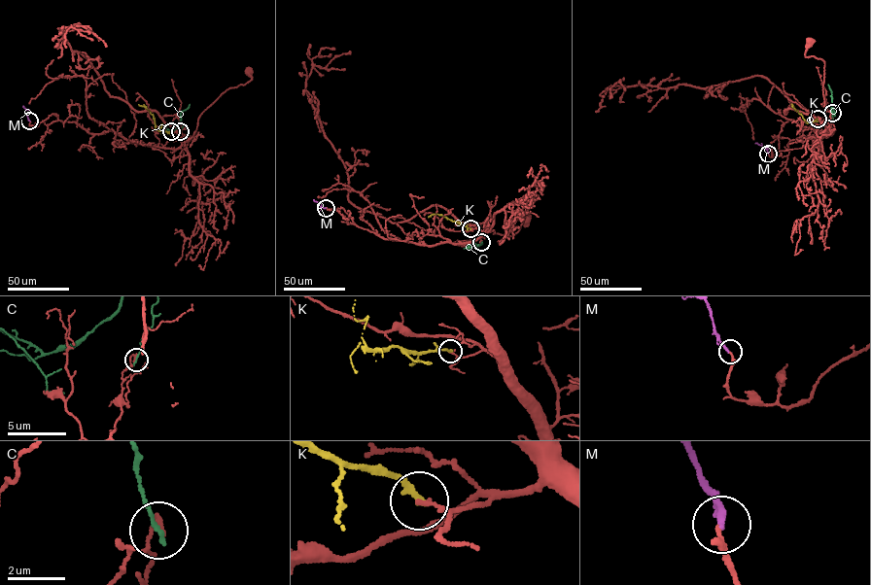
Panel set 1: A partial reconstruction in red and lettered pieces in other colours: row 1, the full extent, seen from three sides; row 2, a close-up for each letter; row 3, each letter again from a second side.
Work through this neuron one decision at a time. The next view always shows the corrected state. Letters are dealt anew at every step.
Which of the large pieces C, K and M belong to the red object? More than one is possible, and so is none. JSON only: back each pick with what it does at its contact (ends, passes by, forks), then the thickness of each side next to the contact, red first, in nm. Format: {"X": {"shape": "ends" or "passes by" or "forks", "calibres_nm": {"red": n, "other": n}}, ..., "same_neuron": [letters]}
{"M": {"shape": "ends", "calibres_nm": {"red": 190, "other": 220}}, "same_neuron": ["M"]}

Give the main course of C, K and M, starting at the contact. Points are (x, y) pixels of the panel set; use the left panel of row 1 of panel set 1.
C: (180, 131), (181, 118), (175, 129), (166, 128), (173, 135)
K: (171, 131), (158, 130), (153, 116), (138, 104)
M: (30, 120), (23, 106)

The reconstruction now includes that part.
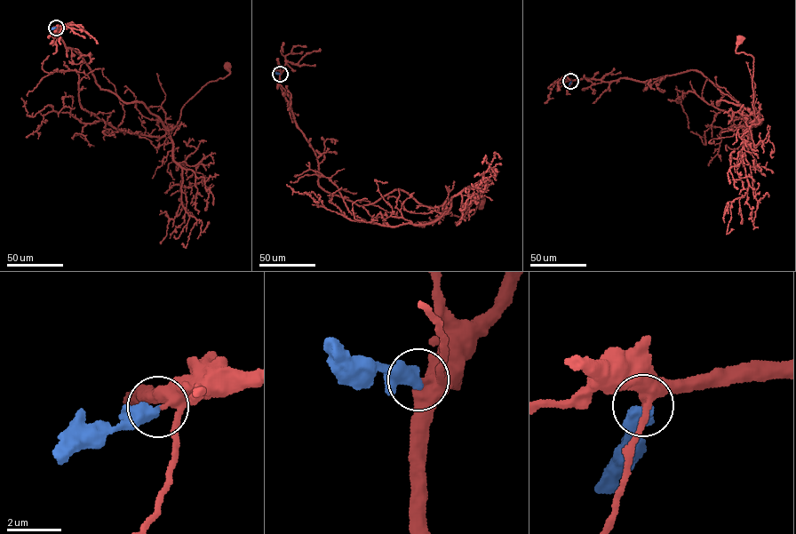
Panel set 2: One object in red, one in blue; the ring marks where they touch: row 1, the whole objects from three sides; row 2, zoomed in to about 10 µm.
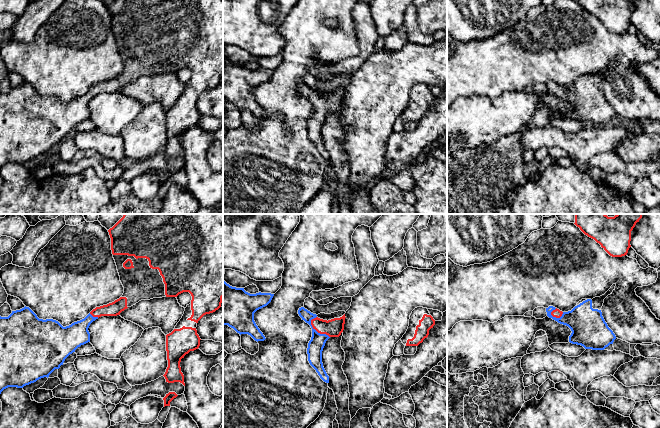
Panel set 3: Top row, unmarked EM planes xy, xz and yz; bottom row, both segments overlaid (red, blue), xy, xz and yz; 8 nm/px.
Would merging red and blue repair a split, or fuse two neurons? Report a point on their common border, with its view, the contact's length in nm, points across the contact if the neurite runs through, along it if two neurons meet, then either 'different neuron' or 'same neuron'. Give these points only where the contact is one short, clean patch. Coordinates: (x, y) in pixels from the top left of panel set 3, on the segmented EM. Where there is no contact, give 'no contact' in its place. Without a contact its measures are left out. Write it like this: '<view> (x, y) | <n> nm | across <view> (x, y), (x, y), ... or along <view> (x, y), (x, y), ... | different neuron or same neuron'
xz (317, 331) | 220 nm | across xz (333, 328), (317, 331), (317, 343), (315, 346) | same neuron

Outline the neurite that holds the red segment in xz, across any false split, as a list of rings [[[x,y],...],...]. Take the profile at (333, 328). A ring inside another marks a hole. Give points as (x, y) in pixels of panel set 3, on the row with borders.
[[[304,307],[299,308],[299,316],[308,323],[312,328],[312,337],[308,343],[307,354],[310,365],[316,370],[320,378],[329,383],[327,375],[322,363],[322,351],[326,341],[330,337],[339,337],[344,330],[345,314],[340,318],[331,320],[323,320],[311,313]]]

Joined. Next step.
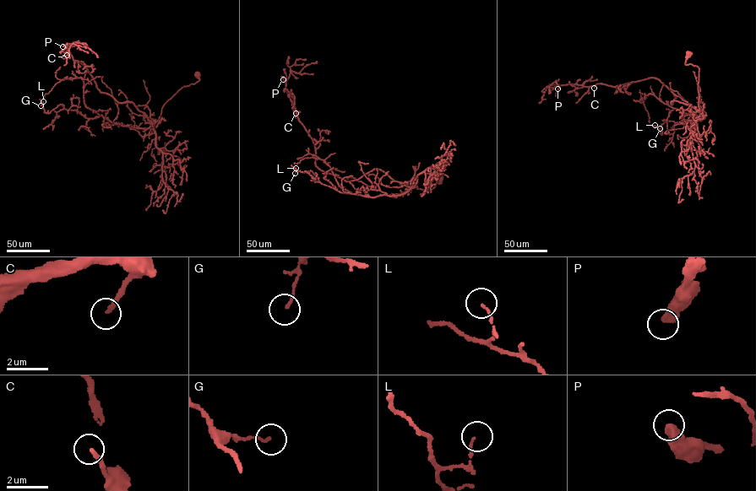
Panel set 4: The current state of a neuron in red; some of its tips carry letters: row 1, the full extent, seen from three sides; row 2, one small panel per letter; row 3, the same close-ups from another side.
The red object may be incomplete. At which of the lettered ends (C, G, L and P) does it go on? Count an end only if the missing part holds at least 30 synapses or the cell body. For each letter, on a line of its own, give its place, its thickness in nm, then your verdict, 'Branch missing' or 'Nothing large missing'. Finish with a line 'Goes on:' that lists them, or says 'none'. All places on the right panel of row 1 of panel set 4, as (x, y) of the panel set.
C: Place: (594, 88). Thickness 200 nm. Branch missing
G: Place: (660, 128). Thickness 110 nm. Nothing large missing
L: Place: (655, 125). Thickness 90 nm. Nothing large missing
P: Place: (557, 89). Thickness 440 nm. Nothing large missing
Goes on: C

